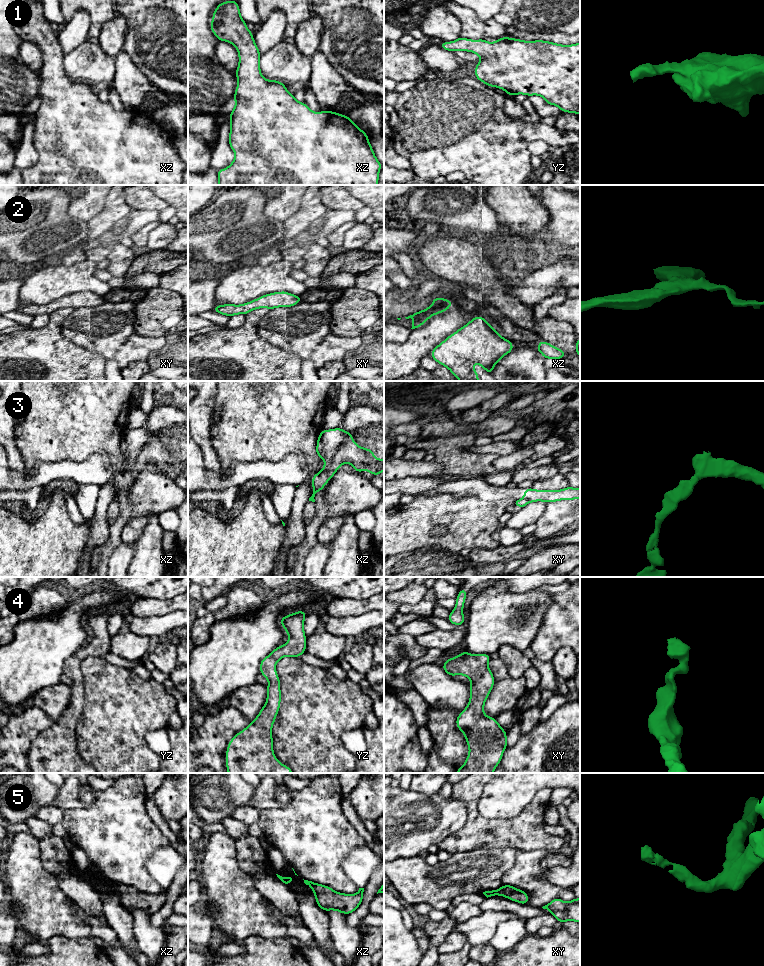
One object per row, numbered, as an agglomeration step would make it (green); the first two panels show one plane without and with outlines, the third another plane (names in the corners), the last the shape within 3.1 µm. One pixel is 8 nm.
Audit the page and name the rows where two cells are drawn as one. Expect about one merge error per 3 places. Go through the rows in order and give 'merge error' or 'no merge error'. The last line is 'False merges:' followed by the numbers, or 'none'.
1: no merge error
2: no merge error
3: merge error
4: no merge error
5: no merge error
False merges: 3

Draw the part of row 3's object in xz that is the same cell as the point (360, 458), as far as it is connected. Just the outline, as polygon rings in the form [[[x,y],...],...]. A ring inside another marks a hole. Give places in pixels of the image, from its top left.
[[[344,431],[344,439],[322,470],[327,473],[329,478],[332,478],[345,462],[348,462],[355,471],[361,474],[363,469],[376,476],[384,471],[384,459],[375,458],[372,449],[359,447],[355,443],[351,432],[348,431]]]

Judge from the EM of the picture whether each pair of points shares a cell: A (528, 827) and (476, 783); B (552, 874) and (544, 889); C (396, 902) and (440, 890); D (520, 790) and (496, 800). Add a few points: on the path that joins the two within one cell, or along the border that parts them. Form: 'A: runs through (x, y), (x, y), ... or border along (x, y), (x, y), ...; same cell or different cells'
A: runs through (507, 827), (489, 827), (473, 811), (473, 804); same cell
B: border along (542, 870), (542, 875), (549, 882), (561, 888); different cells
C: border along (398, 897), (406, 905); different cells
D: runs through (514, 790), (511, 790), (502, 798); same cell

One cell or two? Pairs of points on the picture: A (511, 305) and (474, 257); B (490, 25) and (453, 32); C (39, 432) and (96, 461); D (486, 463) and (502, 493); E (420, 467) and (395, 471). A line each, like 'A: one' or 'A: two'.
A: one
B: two
C: two
D: two
E: one

